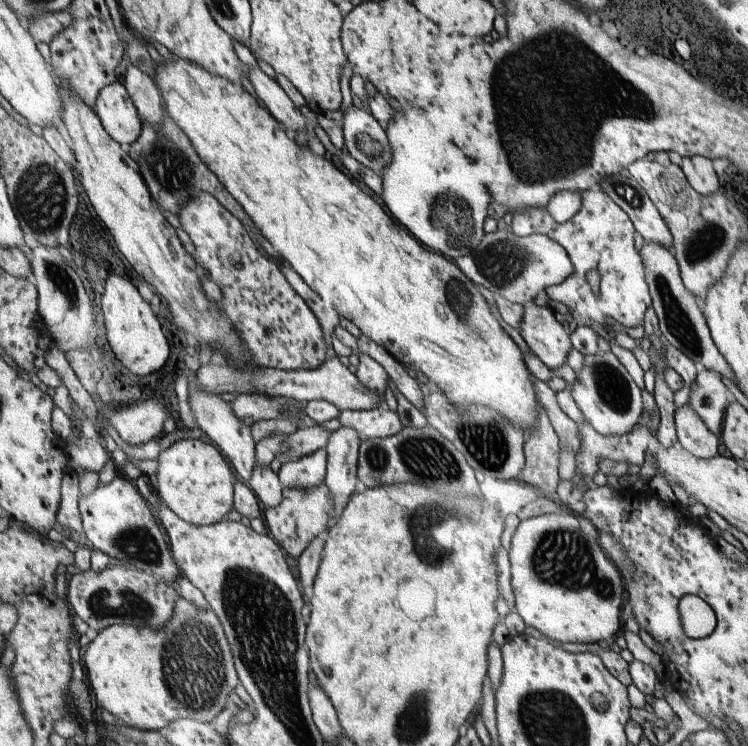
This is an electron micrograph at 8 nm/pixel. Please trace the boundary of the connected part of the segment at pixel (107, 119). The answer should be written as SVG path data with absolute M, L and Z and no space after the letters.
M121 79L104 86L98 92L94 110L103 127L125 150L129 150L132 143L139 139L143 124L140 122L139 112L136 112L136 105L128 96L127 87Z

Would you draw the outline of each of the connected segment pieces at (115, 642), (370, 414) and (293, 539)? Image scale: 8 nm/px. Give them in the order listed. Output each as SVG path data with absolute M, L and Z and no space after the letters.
M182 596L176 598L172 618L162 630L150 630L132 625L112 625L98 631L84 654L84 667L93 703L115 722L122 722L138 730L164 730L172 722L194 719L211 723L222 710L226 694L238 684L234 670L234 656L220 618L212 608L203 609Z
M386 405L368 410L341 411L339 420L341 426L354 428L362 440L392 436L403 428L398 413Z
M322 482L310 490L283 486L282 502L274 508L266 509L264 514L270 534L274 535L284 550L292 556L300 556L311 540L326 531L334 519L338 518L326 482Z

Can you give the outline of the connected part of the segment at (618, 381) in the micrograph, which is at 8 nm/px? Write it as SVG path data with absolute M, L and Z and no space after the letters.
M599 351L596 354L584 355L583 367L576 372L574 384L568 384L582 416L604 436L622 436L628 434L644 411L642 391L629 374L628 370L610 351Z

